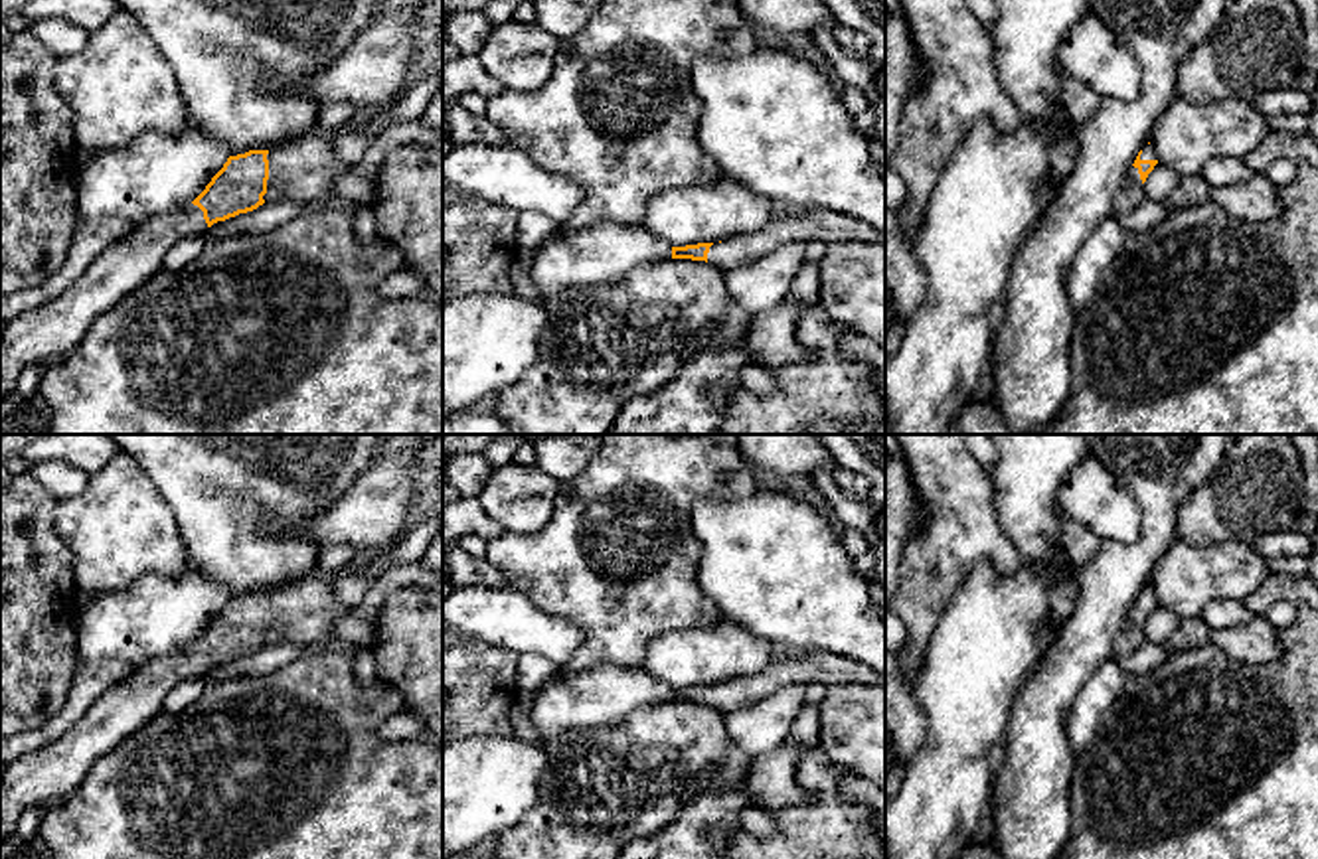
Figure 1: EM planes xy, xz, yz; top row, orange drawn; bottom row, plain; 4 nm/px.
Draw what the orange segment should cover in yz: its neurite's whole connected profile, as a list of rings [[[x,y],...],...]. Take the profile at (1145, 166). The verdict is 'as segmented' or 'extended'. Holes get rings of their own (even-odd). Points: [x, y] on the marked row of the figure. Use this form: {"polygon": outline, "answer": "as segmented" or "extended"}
{"polygon": [[[1152,142],[1144,144],[1144,148],[1138,152],[1138,156],[1130,168],[1130,176],[1128,176],[1126,186],[1122,188],[1122,192],[1114,199],[1114,215],[1128,213],[1140,201],[1146,199],[1144,182],[1156,164],[1158,164],[1158,160],[1156,160]]], "answer": "extended"}

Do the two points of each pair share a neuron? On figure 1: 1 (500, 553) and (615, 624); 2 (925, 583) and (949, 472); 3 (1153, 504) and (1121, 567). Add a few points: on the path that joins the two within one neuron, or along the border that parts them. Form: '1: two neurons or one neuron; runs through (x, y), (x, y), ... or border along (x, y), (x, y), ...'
1: one neuron; runs through (528, 561), (558, 567), (587, 597)
2: one neuron; runs through (939, 555), (949, 544), (949, 500)
3: one neuron; runs through (1153, 520), (1153, 538), (1137, 553)

